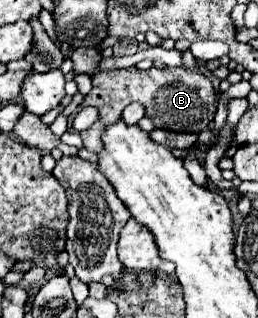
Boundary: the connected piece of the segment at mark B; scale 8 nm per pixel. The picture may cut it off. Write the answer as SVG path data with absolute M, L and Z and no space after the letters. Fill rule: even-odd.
M77 47L73 49L71 57L73 61L73 71L75 73L85 73L91 77L93 81L93 89L91 93L85 97L83 107L85 105L93 105L99 109L99 121L87 129L87 131L79 131L81 139L83 139L83 147L87 151L99 153L103 147L103 131L117 123L121 119L123 109L127 107L125 103L119 101L129 101L129 103L141 103L145 107L145 115L153 121L155 127L159 129L171 129L175 127L175 131L185 131L185 133L201 133L203 129L207 129L207 125L213 121L215 117L215 89L209 77L193 71L193 69L185 69L185 67L165 67L165 69L157 69L151 67L147 71L139 71L137 67L129 67L129 69L121 69L121 71L103 71L99 69L101 63L101 53L93 47Z

